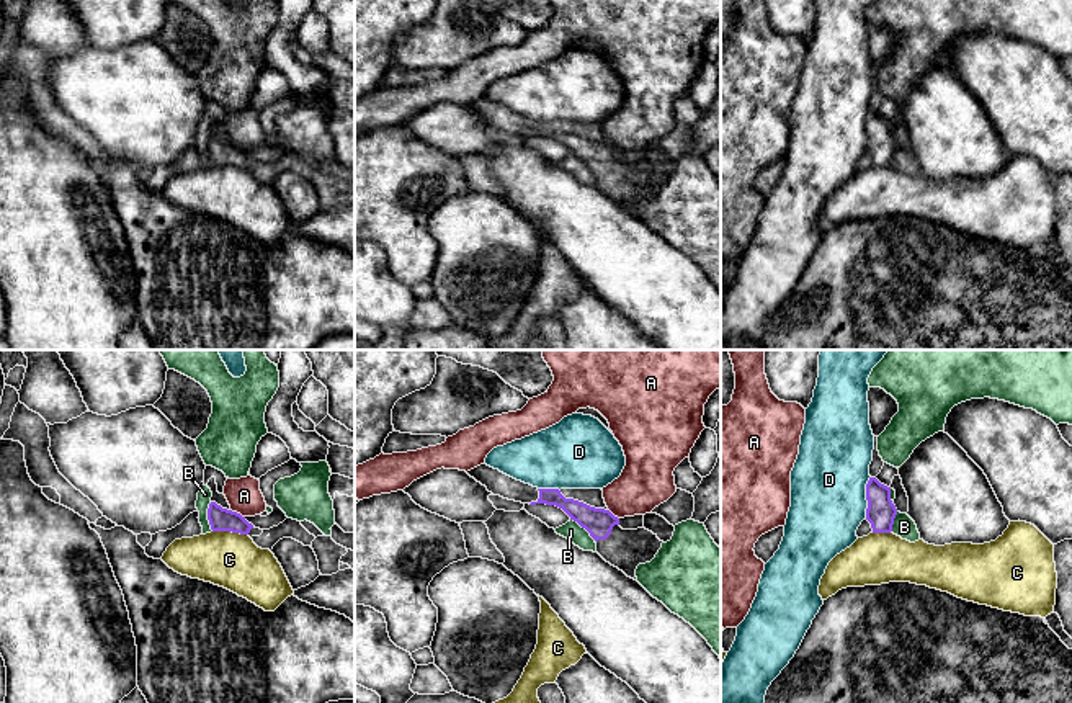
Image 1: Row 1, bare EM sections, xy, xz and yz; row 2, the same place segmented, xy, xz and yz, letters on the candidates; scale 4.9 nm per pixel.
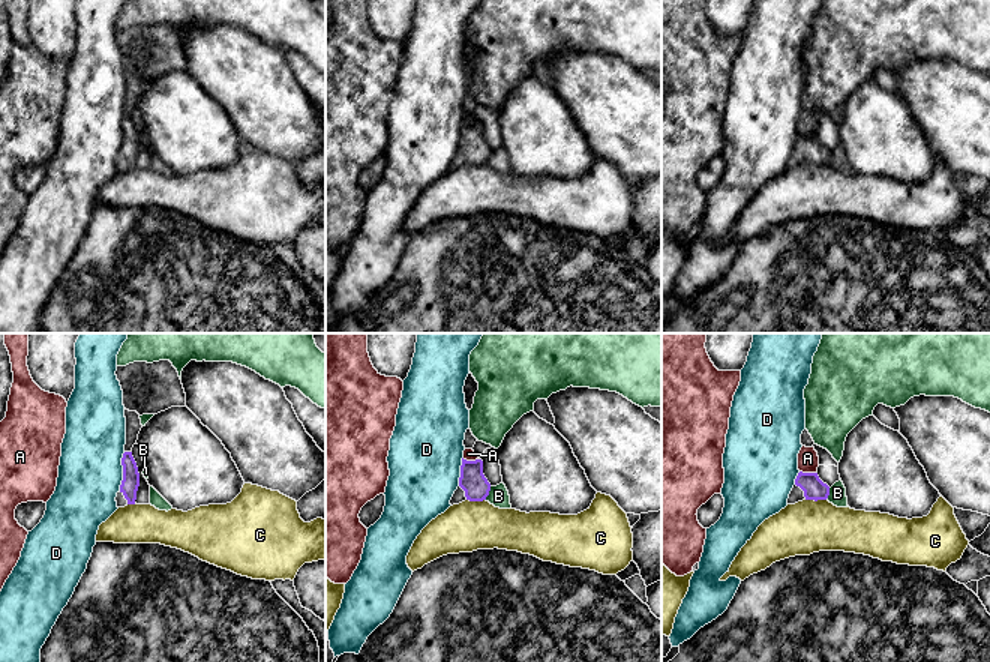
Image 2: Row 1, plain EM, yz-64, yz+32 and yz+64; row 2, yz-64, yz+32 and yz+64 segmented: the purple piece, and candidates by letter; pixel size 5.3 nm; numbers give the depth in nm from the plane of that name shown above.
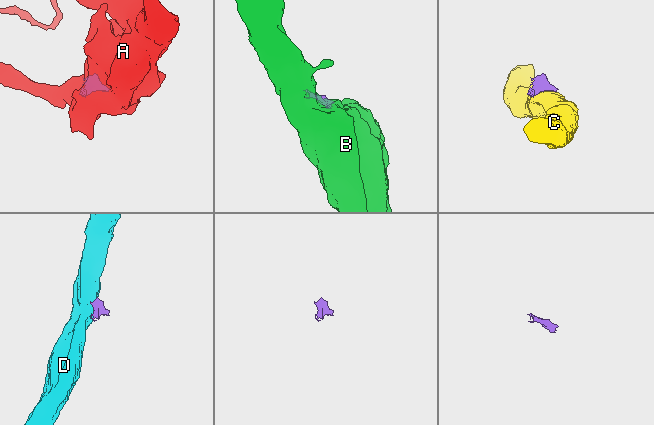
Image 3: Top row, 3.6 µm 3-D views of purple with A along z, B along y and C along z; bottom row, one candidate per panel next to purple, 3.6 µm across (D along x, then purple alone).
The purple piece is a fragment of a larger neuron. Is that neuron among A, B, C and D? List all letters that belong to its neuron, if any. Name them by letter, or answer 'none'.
none

